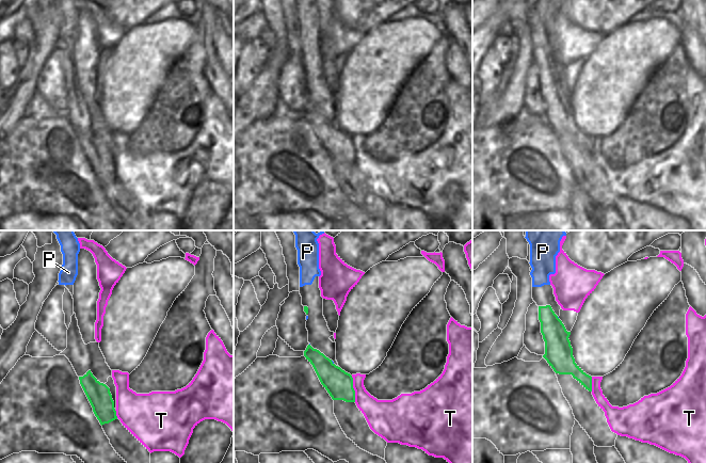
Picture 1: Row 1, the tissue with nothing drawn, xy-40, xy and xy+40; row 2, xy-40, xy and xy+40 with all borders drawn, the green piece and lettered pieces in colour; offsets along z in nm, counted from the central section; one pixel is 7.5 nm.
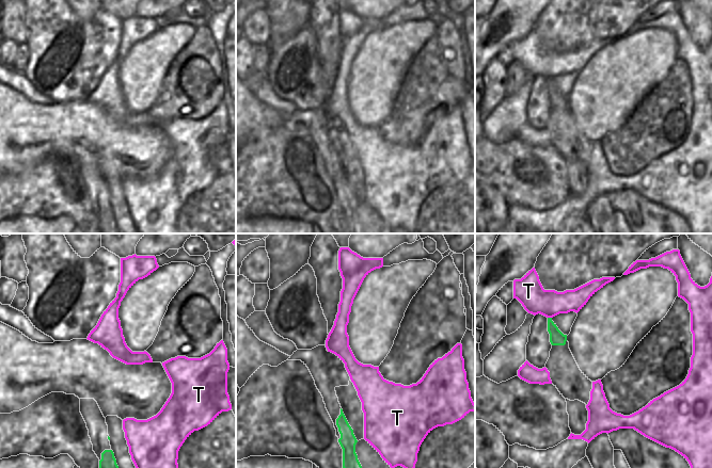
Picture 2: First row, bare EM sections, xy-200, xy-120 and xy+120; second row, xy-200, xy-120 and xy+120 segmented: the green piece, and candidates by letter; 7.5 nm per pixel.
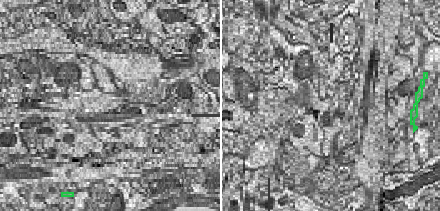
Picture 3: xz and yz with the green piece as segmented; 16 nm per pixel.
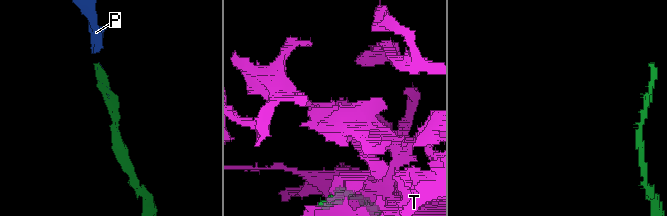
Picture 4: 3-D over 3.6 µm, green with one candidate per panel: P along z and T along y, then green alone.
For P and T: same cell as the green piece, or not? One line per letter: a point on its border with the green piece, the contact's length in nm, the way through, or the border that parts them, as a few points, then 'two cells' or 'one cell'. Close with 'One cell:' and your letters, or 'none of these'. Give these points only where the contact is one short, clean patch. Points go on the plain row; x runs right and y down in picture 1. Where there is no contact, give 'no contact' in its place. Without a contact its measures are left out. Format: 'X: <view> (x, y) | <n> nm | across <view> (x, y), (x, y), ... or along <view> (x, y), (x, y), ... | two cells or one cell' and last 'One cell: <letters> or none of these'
P: xy (332, 124) | 40 nm | one cell
T: xy (353, 149) | 200 nm | two cells
One cell: P

